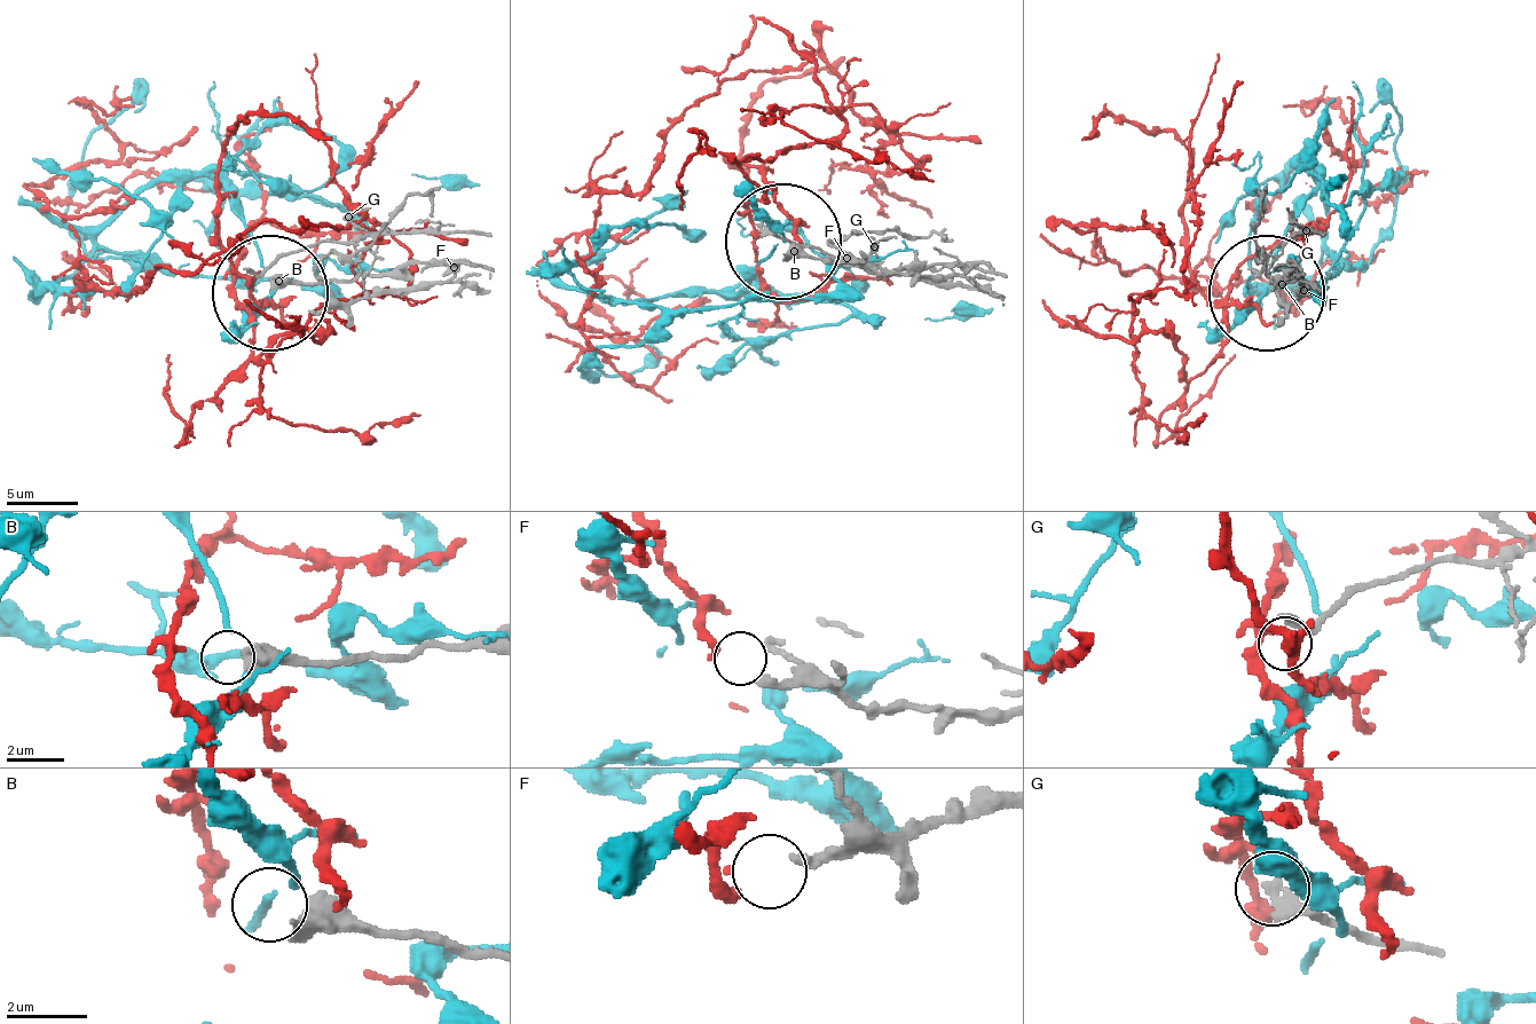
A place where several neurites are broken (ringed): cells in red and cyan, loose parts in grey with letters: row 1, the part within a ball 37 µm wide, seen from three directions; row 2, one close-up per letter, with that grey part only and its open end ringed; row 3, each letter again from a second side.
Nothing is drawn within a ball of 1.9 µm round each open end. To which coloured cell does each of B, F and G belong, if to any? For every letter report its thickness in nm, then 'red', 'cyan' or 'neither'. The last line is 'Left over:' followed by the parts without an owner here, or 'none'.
B: calibre 600 nm; neither
F: calibre 280 nm; red
G: calibre 320 nm; neither
Left over: B, G

